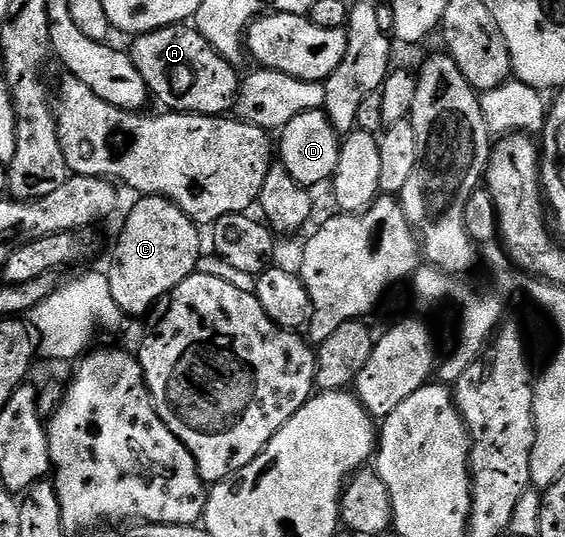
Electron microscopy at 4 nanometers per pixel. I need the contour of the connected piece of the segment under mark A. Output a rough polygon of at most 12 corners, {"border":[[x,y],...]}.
{"border":[[198,29],[133,37],[130,61],[171,112],[226,116],[240,75]]}

